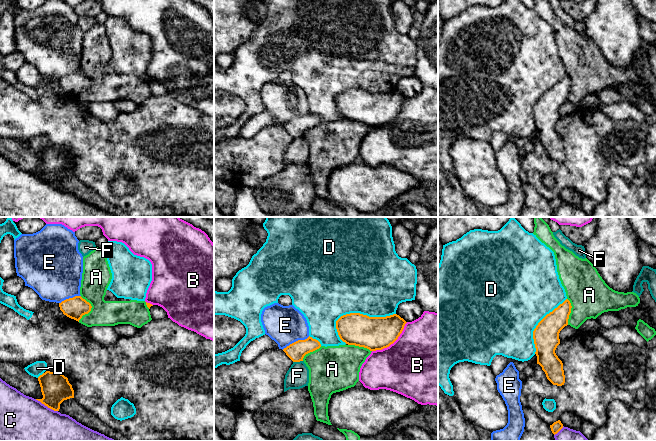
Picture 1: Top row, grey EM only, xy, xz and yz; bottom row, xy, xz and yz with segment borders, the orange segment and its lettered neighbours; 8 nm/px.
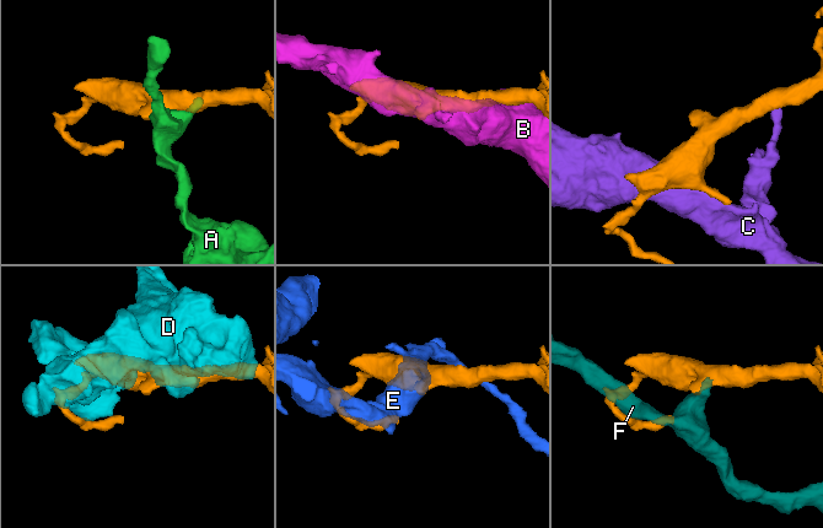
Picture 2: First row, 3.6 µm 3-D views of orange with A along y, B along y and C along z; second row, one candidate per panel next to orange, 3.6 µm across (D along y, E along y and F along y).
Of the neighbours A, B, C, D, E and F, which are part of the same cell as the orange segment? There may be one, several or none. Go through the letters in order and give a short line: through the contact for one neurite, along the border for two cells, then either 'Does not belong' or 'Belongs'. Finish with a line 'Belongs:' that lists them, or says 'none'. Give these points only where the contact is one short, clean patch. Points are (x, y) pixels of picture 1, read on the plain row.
A: Does not belong
B: Does not belong
C: Does not belong
D: Does not belong
E: Does not belong
F: Line: xz (302, 136), (293, 138). Does not belong
Belongs: none

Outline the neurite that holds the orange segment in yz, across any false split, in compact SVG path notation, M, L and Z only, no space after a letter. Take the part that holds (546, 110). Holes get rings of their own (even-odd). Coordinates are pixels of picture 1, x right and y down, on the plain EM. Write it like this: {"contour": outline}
{"contour": "M566 75L562 80L547 90L533 107L537 140L542 143L547 155L557 162L565 159L563 139L555 129L560 120L559 109L568 101L571 79Z"}

